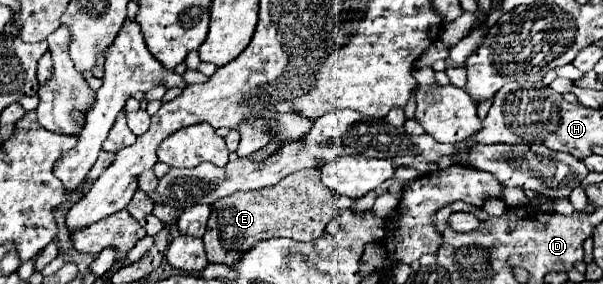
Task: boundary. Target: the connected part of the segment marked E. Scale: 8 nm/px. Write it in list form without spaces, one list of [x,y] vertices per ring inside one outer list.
[[[304,169],[284,177],[274,187],[236,191],[218,199],[208,217],[208,229],[212,229],[212,249],[206,249],[208,261],[234,265],[236,259],[242,257],[242,251],[272,237],[290,237],[296,241],[314,241],[322,237],[326,223],[336,213],[332,195],[334,191],[320,181],[318,169]]]

